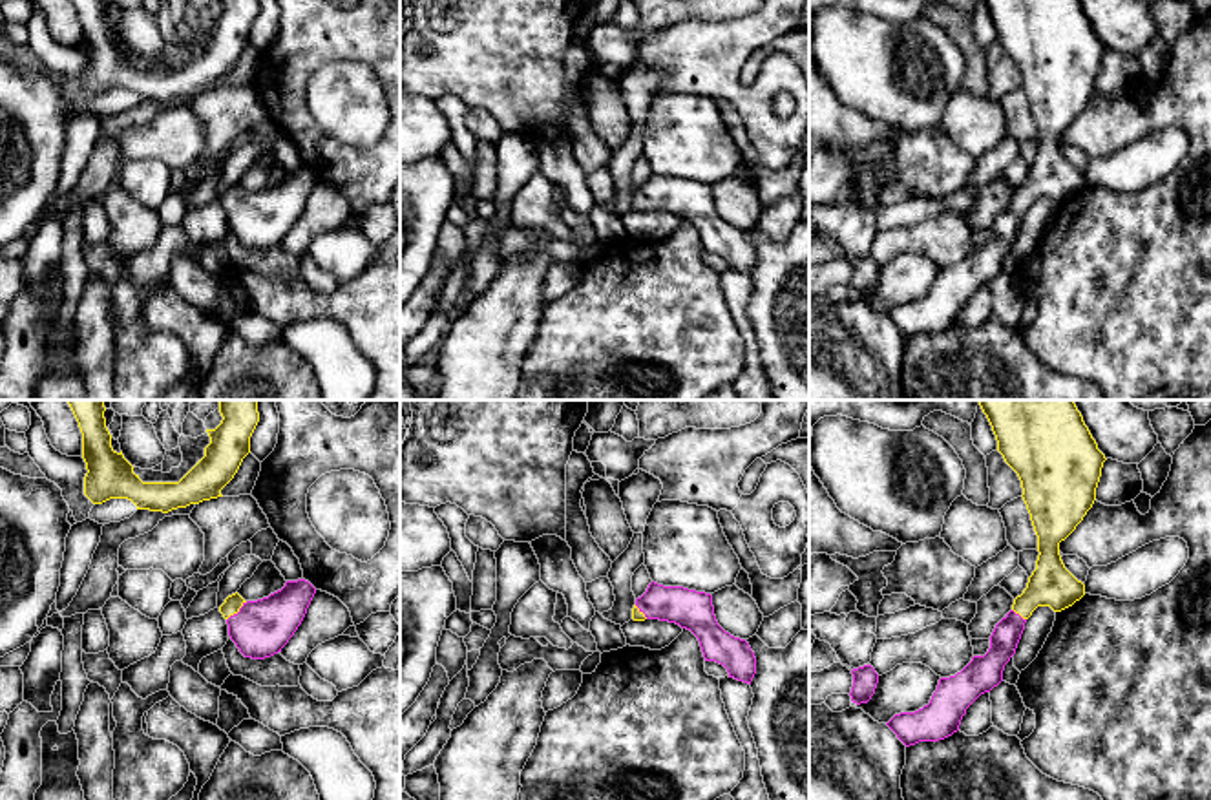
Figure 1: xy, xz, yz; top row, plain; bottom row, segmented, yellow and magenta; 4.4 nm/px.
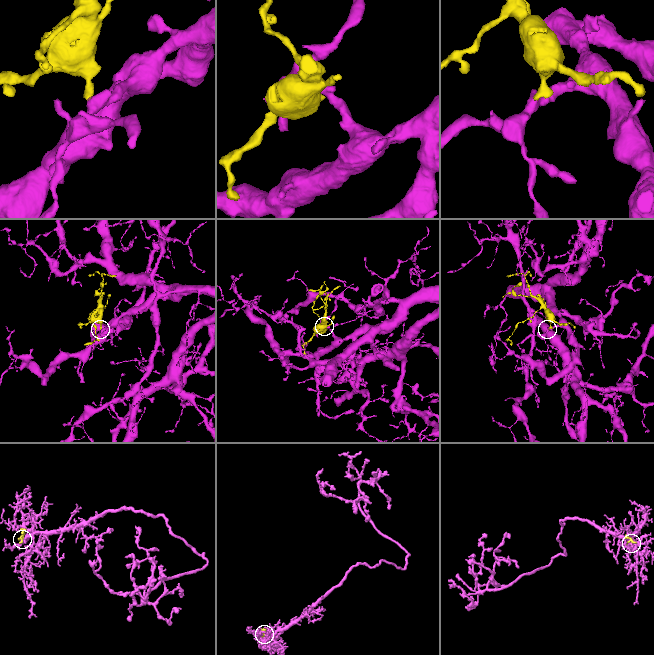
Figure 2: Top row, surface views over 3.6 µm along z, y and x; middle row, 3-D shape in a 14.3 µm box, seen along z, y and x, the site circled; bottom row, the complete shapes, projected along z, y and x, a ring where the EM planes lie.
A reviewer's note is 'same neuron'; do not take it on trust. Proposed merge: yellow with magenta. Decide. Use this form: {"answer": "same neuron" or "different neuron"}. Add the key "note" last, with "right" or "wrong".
{"answer": "same neuron", "note": "right"}

